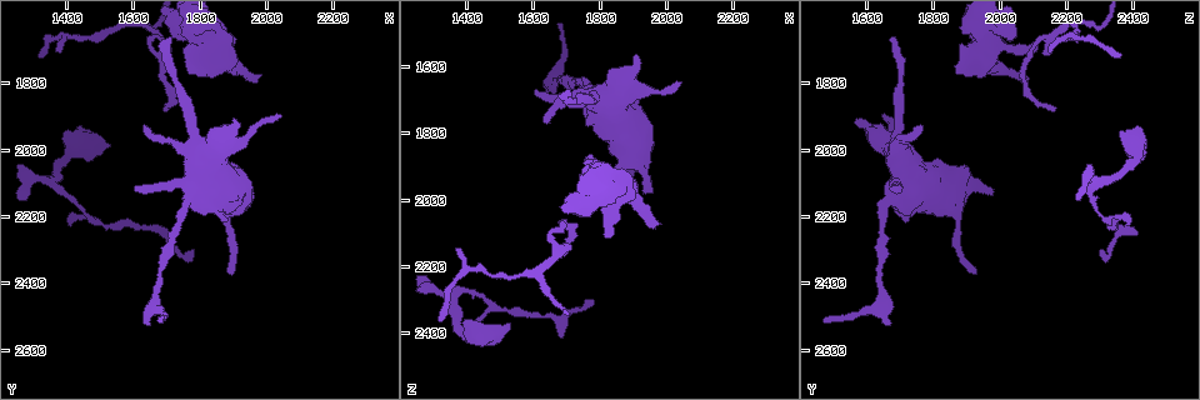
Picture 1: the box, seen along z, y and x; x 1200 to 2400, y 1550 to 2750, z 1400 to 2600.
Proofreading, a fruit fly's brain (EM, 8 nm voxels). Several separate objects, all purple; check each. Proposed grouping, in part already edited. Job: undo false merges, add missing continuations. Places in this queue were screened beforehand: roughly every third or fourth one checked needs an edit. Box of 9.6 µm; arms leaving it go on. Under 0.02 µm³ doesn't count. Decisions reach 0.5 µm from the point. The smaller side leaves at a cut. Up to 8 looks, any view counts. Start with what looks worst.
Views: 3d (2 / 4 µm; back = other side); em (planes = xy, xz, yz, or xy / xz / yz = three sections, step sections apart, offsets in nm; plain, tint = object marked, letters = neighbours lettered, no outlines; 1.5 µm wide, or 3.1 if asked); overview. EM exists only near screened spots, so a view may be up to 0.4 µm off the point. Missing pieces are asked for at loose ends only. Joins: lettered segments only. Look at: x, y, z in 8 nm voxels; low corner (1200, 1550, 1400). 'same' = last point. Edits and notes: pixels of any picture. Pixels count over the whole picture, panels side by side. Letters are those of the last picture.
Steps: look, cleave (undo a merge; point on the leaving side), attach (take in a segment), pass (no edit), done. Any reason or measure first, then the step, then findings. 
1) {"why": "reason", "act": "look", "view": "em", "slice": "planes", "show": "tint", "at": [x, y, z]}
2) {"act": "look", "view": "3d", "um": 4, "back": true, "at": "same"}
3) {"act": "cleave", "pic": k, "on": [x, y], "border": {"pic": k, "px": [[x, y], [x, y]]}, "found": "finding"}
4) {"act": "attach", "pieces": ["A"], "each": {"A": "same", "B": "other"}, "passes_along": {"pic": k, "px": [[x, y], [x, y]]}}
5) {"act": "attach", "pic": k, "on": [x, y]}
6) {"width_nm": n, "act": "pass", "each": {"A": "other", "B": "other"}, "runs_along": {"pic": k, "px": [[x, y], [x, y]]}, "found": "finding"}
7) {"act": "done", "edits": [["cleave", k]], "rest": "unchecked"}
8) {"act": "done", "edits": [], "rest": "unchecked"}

{"act": "look", "view": "em", "slice": "yz", "step": 8, "show": "tint", "at": [1990, 1770, 2080]}

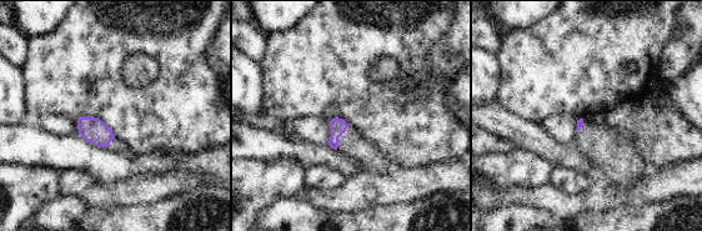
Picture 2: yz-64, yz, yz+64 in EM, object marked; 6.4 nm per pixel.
{"act": "look", "view": "em", "slice": "planes", "show": "letters", "at": "same"}

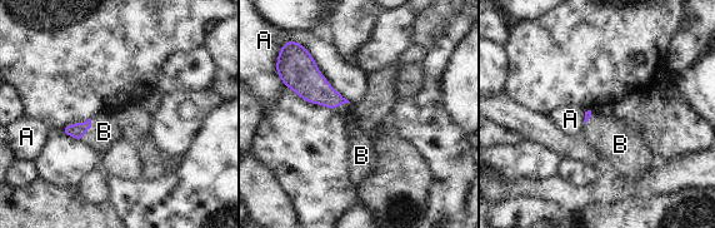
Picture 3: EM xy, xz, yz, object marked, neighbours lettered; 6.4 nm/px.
{"act": "attach", "pic": 3, "on": [104, 132], "each": {"A": "other", "B": "same"}, "passes_along": {"pic": 3, "px": [[76, 130], [86, 130], [104, 132]]}, "found": "it goes on there"}

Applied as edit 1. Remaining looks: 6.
{"why": "branch stops here", "act": "look", "view": "em", "slice": "yz", "step": 8, "show": "tint", "at": [1380, 1710, 2160]}

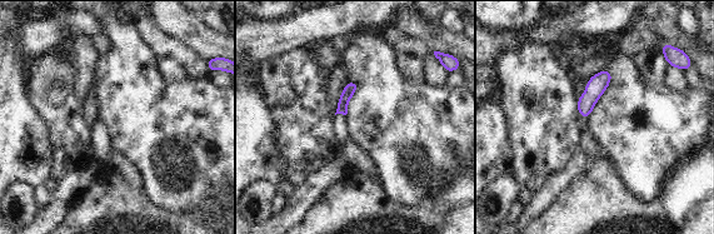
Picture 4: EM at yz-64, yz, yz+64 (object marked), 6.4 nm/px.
{"act": "look", "view": "em", "slice": "planes", "show": "letters", "at": "same"}

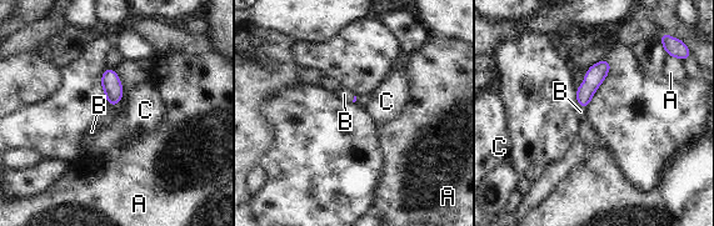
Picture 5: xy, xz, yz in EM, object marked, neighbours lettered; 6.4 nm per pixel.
{"act": "attach", "pic": 5, "on": [580, 111], "each": {"A": "other", "B": "same", "C": "other"}, "passes_along": {"pic": 5, "px": [[595, 75], [582, 106], [580, 111]]}, "found": "it goes on there"}

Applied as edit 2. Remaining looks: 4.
{"act": "look", "view": "overview"}

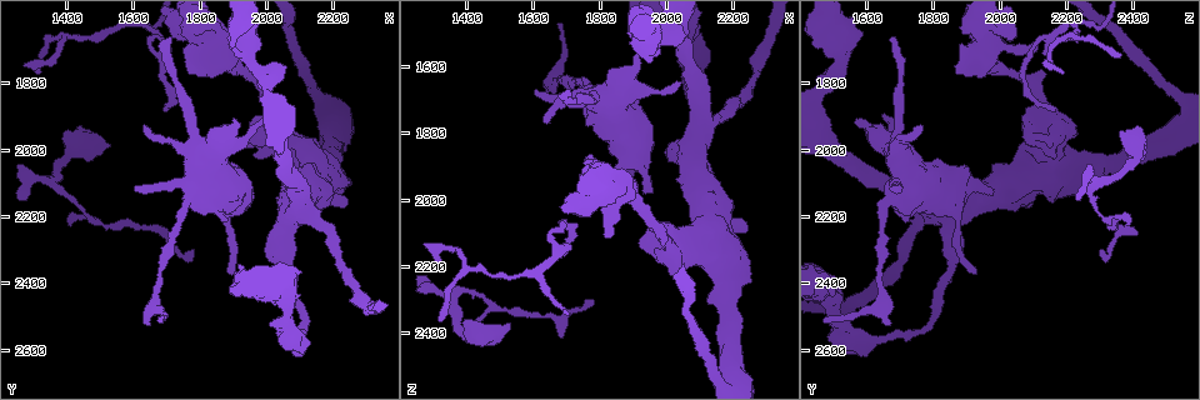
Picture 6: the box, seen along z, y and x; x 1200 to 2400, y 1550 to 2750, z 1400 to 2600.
{"why": "branch stops here", "act": "look", "view": "em", "slice": "planes", "show": "tint", "at": [1790, 2300, 2300]}

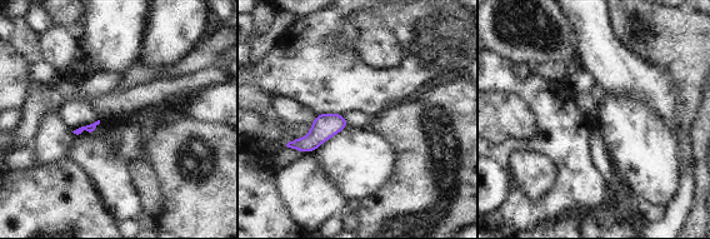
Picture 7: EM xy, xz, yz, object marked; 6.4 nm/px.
{"why": "see the neighbours", "act": "look", "view": "em", "slice": "planes", "show": "letters", "at": "same"}

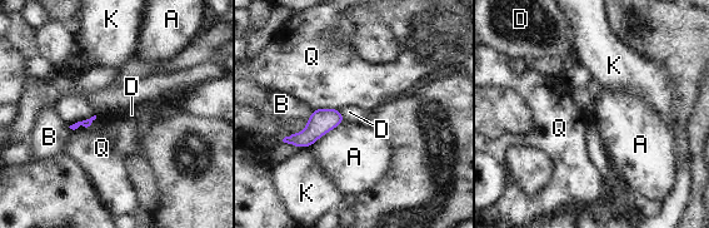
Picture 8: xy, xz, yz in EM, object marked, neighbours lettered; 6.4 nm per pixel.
{"act": "pass", "each": {"A": "other", "B": "other", "D": "other", "K": "other", "Q": "other"}, "border": {"pic": 8, "px": [[96, 115], [89, 125], [70, 129]]}, "found": "no lettered segment goes on from it"}

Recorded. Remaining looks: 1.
{"act": "done", "edits": [["attach", 3], ["attach", 5]], "rest": "unchecked"}

